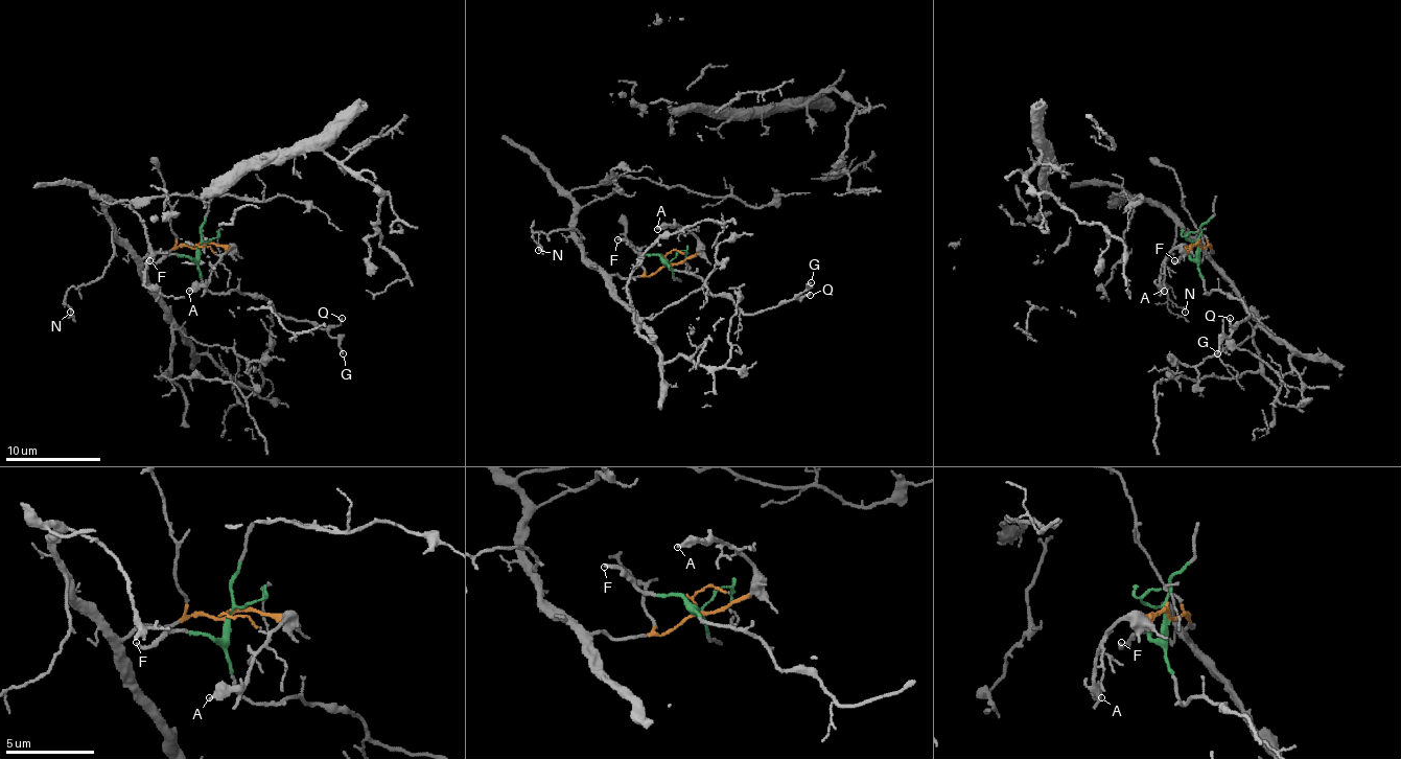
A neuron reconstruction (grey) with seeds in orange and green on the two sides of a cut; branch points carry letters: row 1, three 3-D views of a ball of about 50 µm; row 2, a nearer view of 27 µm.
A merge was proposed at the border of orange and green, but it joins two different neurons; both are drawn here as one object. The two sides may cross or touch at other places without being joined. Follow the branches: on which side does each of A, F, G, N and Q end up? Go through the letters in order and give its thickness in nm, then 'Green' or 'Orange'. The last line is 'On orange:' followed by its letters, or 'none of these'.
A: Thickness 400 nm. Orange
F: Thickness 200 nm. Green
G: Thickness 150 nm. Green
N: Thickness 110 nm. Orange
Q: Thickness 140 nm. Green
On orange: A, N

